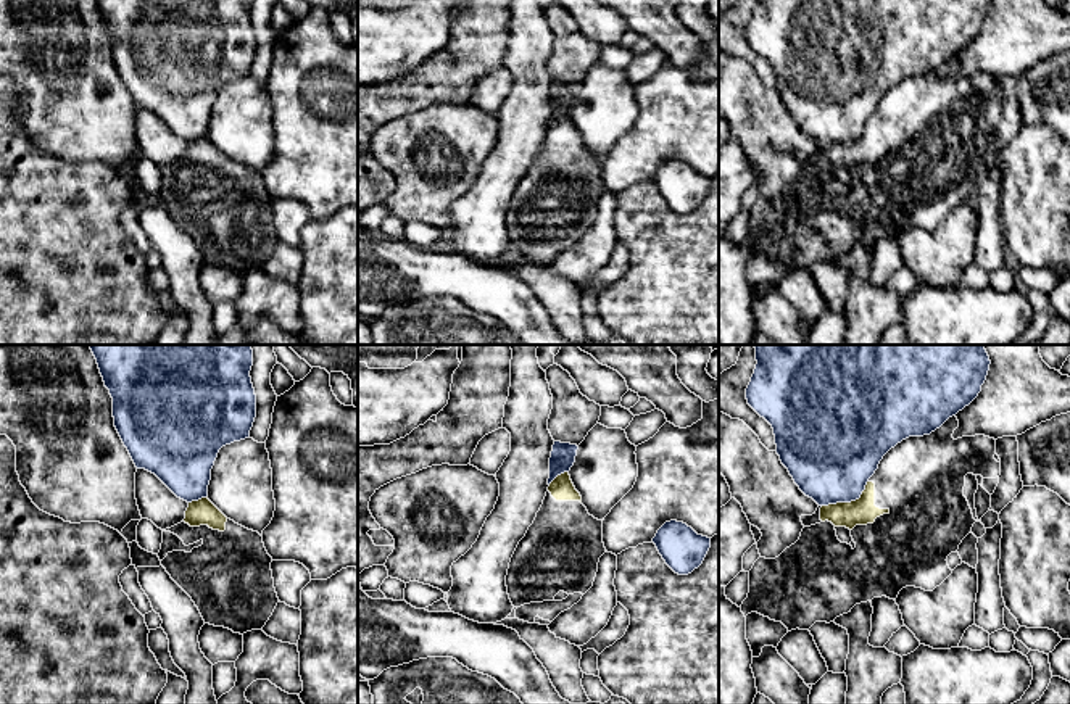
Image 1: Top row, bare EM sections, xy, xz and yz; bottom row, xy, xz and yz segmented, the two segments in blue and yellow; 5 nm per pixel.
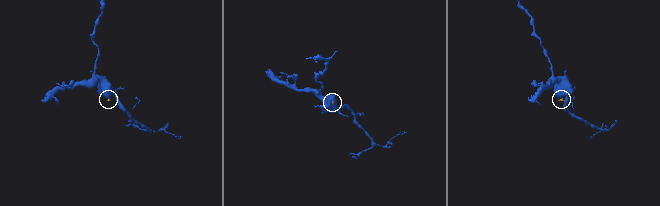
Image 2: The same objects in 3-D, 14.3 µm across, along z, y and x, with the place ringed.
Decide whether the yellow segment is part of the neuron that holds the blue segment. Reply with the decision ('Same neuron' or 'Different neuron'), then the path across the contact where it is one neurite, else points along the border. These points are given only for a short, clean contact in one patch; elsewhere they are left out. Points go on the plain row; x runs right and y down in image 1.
Different neuron. Boundary: yz (867, 120), (858, 137), (822, 145)

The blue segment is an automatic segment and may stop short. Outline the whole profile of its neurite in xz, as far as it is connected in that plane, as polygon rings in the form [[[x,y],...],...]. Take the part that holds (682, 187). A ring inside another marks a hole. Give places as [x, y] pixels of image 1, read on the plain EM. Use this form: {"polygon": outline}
{"polygon": [[[666,161],[653,177],[666,203],[678,214],[688,214],[698,208],[709,187],[711,177],[698,174],[683,161]]]}

